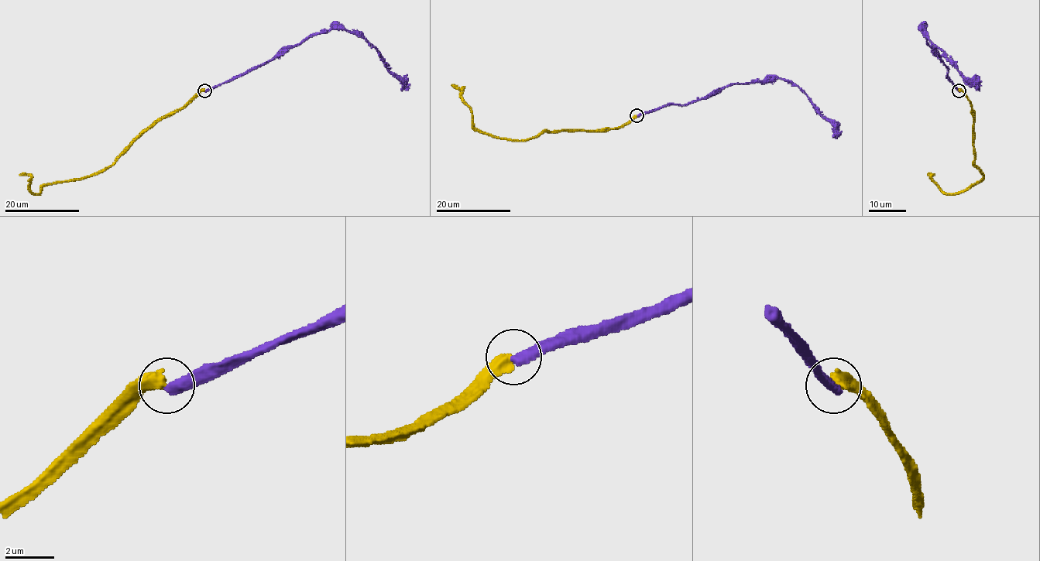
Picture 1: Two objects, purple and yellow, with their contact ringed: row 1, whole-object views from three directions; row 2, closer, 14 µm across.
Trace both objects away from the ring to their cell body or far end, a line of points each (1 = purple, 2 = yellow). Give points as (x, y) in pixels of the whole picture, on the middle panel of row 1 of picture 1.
1: (636, 116), (666, 104), (696, 102), (732, 84), (779, 78), (791, 80), (807, 96), (832, 125), (833, 136)
2: (636, 116), (613, 128), (544, 131), (514, 140), (478, 131), (470, 107), (461, 98), (461, 89), (451, 85)

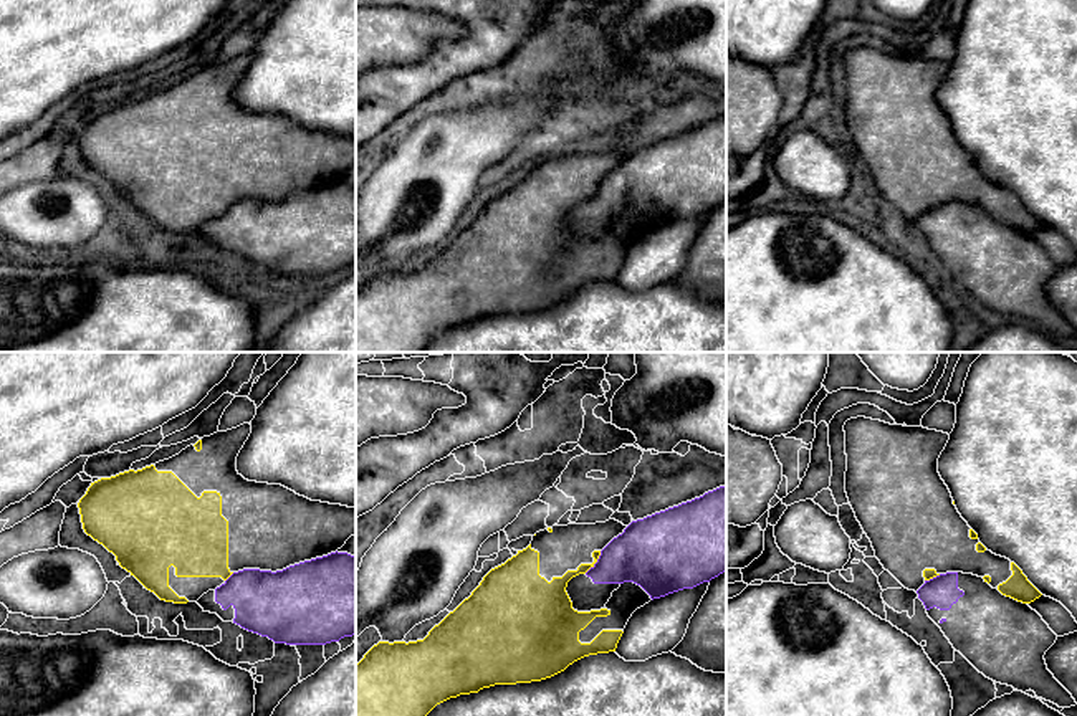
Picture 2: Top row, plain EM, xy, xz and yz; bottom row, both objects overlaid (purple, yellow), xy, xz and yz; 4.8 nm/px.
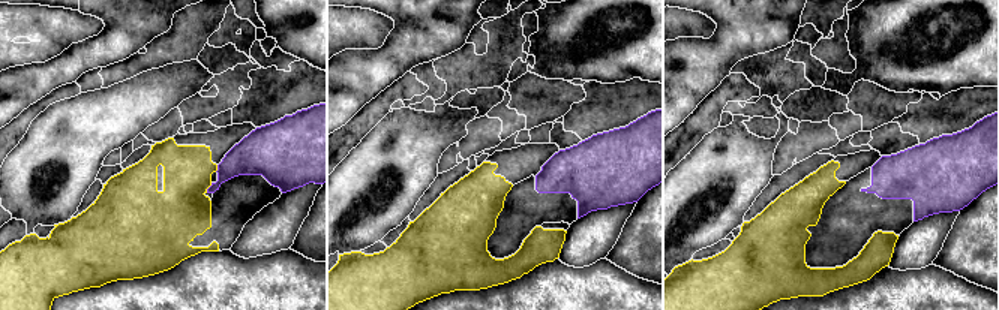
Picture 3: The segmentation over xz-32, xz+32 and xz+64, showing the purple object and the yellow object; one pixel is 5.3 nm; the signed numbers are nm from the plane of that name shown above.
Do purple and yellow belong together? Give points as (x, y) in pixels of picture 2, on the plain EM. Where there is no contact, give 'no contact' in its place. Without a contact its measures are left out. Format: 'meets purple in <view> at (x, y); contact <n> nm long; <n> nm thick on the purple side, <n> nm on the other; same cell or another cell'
meets purple in xz at (596, 192); contact 140 nm long; 300 nm thick on the purple side, 110 nm on the other; another cell

